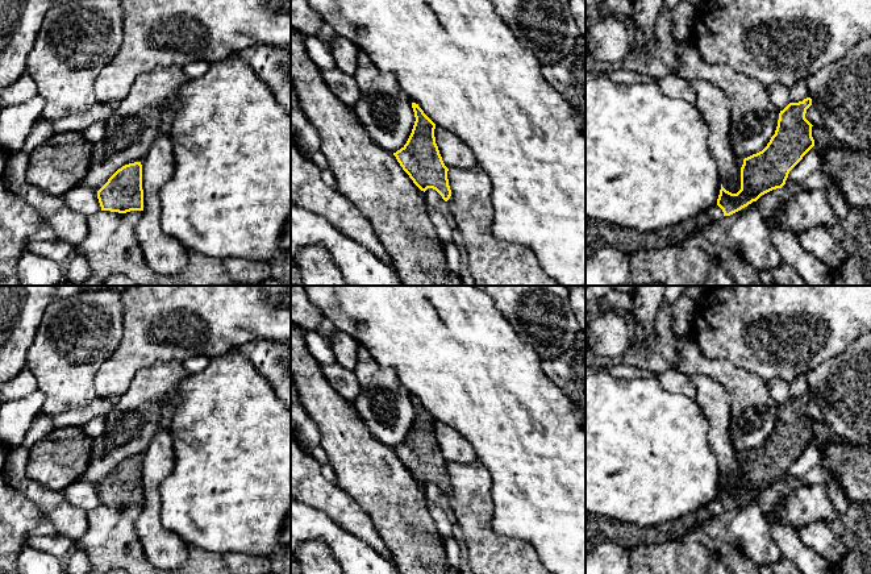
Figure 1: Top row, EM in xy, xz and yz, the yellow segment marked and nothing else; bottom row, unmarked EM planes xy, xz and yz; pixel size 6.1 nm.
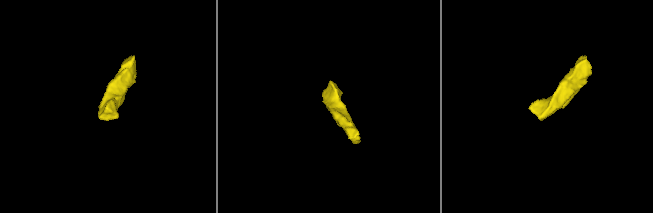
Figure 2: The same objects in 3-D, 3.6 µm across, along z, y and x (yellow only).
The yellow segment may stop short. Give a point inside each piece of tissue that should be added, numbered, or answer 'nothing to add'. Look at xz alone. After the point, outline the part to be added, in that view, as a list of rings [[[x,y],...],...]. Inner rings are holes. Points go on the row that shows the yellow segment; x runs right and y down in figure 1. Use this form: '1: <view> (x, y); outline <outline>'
nothing to add

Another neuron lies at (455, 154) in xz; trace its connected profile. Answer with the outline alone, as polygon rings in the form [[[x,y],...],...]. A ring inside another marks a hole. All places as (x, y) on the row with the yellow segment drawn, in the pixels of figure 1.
[[[436,126],[436,144],[447,169],[470,170],[476,167],[474,153],[450,132]]]

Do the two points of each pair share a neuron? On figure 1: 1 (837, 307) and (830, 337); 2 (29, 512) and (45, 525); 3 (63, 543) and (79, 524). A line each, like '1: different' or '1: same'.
1: same
2: different
3: different

